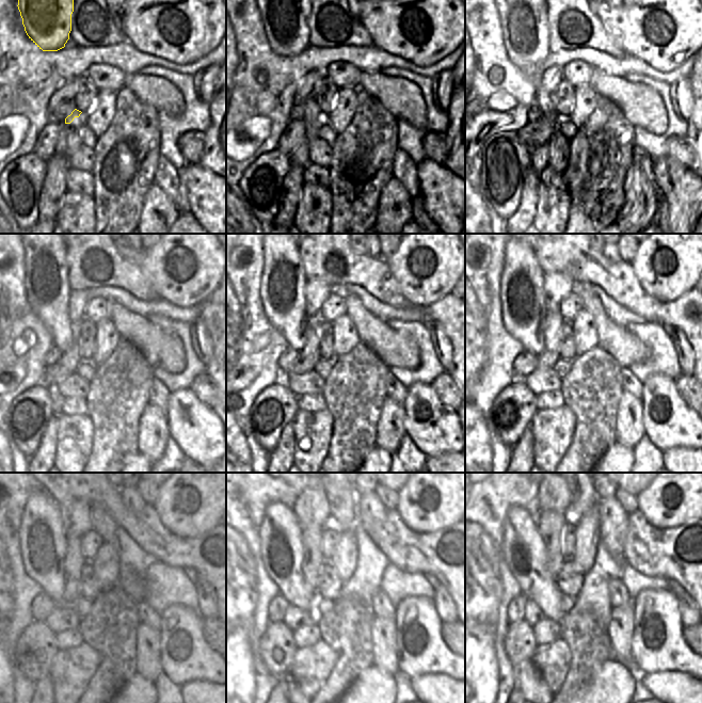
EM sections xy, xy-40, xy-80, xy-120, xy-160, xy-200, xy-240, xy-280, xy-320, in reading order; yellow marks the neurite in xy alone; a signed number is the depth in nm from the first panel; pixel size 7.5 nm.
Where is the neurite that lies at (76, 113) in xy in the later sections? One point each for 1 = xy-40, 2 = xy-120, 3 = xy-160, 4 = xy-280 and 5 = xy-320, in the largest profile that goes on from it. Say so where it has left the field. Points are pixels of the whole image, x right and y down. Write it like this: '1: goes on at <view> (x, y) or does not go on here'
1: goes on at xy-40 (312, 111)
2: goes on at xy-120 (46, 274)
3: goes on at xy-160 (283, 281)
4: goes on at xy-280 (281, 532)
5: goes on at xy-320 (523, 550)

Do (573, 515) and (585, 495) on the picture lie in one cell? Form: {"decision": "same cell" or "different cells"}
{"decision": "same cell"}

